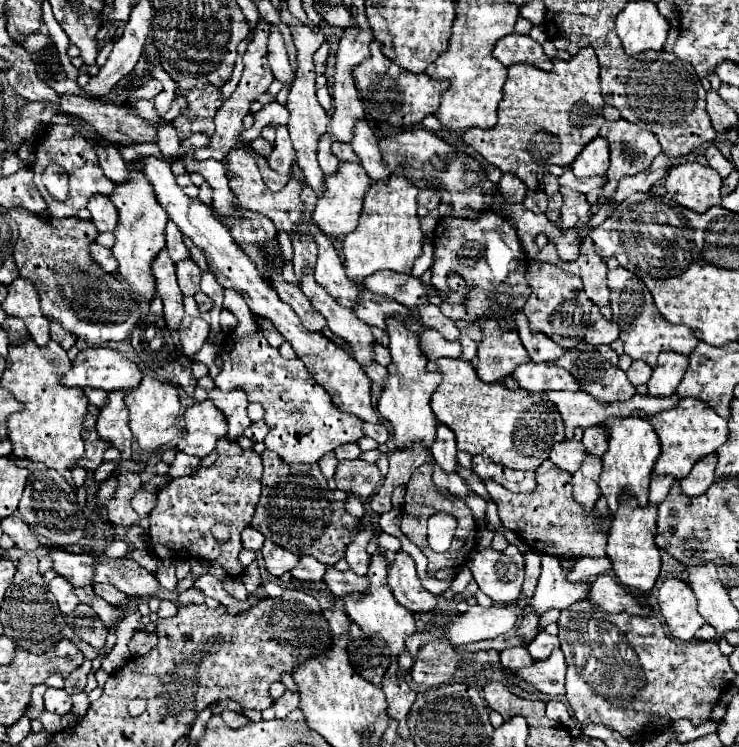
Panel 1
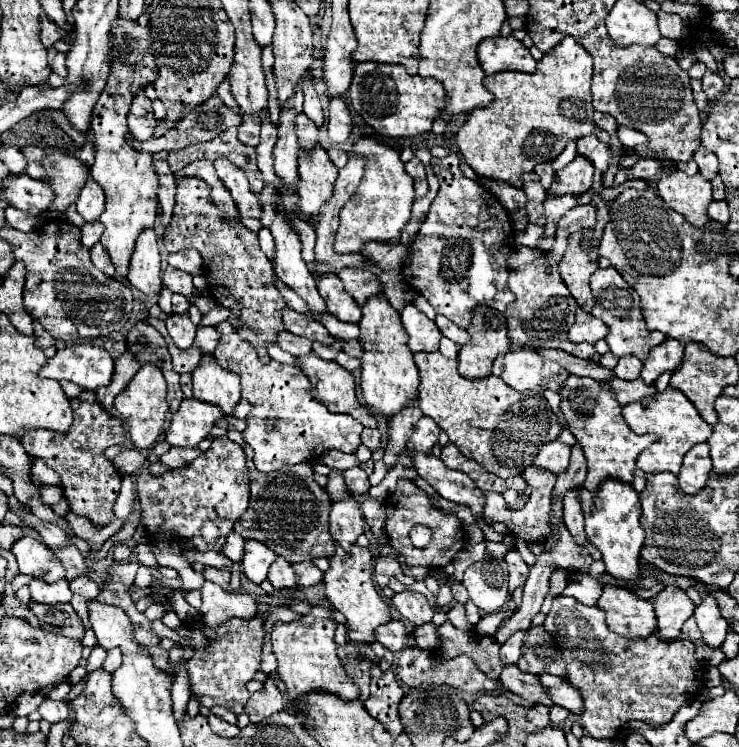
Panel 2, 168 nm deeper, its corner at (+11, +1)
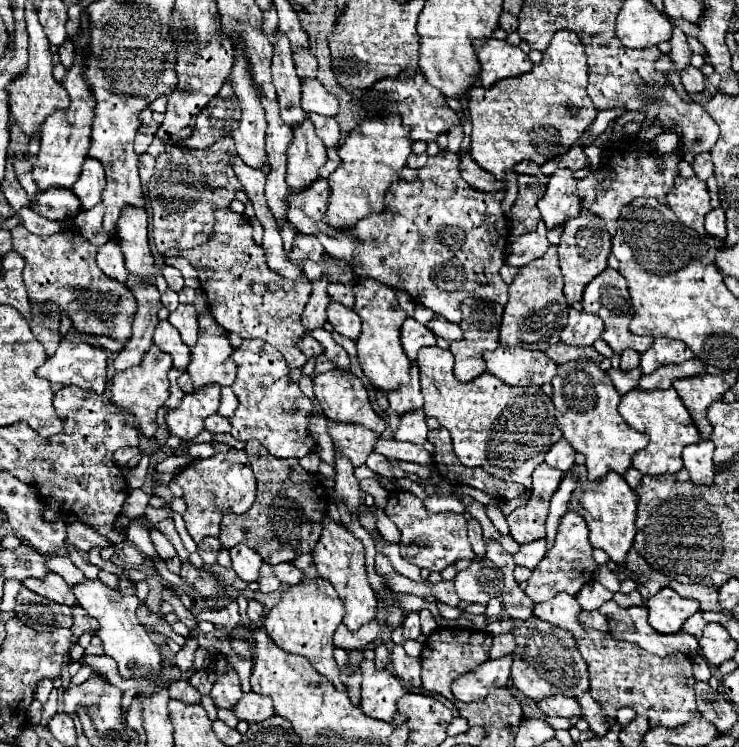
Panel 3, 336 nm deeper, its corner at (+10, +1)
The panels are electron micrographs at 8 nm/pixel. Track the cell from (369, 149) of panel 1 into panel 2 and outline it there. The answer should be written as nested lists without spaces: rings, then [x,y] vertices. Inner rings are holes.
[[[329,100],[329,138],[335,144],[347,142],[353,136],[353,122],[349,116],[349,110],[345,106],[345,102],[339,100]]]

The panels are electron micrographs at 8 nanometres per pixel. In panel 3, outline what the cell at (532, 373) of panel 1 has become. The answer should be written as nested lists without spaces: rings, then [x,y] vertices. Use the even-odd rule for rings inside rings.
[[[500,346],[482,356],[486,370],[510,386],[542,386],[556,376],[556,362],[546,358],[540,350]]]

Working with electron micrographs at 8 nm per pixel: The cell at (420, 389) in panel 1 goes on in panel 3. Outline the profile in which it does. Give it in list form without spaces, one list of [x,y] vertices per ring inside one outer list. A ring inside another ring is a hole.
[[[360,278],[354,284],[354,312],[358,312],[362,320],[362,334],[356,342],[358,346],[358,362],[368,376],[368,380],[384,392],[398,388],[410,380],[410,360],[406,358],[400,344],[400,326],[408,318],[406,312],[398,306],[398,298],[392,288],[378,280]]]

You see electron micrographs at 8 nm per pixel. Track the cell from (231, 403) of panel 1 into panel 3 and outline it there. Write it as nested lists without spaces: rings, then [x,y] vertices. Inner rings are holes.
[[[210,310],[200,314],[198,322],[198,344],[190,348],[192,358],[186,372],[190,374],[196,390],[206,384],[230,386],[236,376],[236,364],[230,360],[234,348],[230,346],[228,332],[216,324]]]

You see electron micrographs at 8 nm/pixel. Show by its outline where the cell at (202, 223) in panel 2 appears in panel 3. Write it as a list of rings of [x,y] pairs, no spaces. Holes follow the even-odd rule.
[[[230,208],[216,210],[212,240],[194,250],[174,250],[174,256],[186,258],[196,268],[200,286],[208,296],[210,310],[218,324],[242,338],[262,338],[272,344],[284,354],[288,368],[302,368],[306,364],[308,358],[296,344],[304,336],[300,316],[312,286],[306,278],[290,280],[268,268],[264,250],[252,240],[252,224],[248,218]]]

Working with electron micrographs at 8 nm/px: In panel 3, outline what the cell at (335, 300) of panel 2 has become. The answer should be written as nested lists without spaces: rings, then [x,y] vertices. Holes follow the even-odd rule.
[[[342,304],[328,306],[328,322],[334,330],[350,340],[358,340],[360,336],[360,318],[352,308],[342,308]]]

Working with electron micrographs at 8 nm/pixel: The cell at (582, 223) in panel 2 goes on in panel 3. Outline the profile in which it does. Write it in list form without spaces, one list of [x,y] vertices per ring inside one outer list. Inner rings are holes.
[[[548,248],[548,252],[520,268],[514,282],[510,284],[510,300],[504,306],[502,326],[500,326],[500,344],[504,346],[520,346],[526,350],[546,350],[552,344],[560,342],[560,332],[566,326],[568,304],[562,296],[562,272],[556,248]]]

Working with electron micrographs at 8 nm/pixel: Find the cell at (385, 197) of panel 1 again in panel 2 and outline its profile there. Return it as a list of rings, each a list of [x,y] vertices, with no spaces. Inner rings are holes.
[[[361,138],[351,148],[353,154],[367,158],[367,168],[361,178],[357,192],[347,200],[339,212],[339,230],[335,234],[333,250],[337,254],[361,252],[369,242],[399,244],[401,230],[411,218],[413,206],[413,178],[405,172],[403,162],[399,160],[399,150],[387,144],[379,144],[369,138]]]

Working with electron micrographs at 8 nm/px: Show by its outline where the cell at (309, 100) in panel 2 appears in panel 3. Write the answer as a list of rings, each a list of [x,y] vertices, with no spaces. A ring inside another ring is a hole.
[[[308,116],[316,128],[318,138],[326,148],[338,148],[340,140],[340,128],[334,118],[322,118],[322,116]]]

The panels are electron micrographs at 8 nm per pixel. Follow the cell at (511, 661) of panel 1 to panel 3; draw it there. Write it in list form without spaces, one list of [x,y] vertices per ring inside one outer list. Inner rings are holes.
[[[550,696],[550,700],[542,700],[542,704],[538,704],[540,710],[546,716],[564,716],[564,718],[582,718],[582,710],[580,704],[576,700],[564,698],[564,696]]]

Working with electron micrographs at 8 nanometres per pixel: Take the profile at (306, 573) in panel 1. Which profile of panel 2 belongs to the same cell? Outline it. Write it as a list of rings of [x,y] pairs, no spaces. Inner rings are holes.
[[[279,558],[273,562],[273,566],[269,568],[269,576],[267,580],[273,584],[273,588],[293,588],[297,586],[297,574],[293,570],[293,564],[285,558]]]

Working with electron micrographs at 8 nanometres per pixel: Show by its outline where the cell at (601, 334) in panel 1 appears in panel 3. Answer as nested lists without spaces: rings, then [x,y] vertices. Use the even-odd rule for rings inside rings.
[[[570,308],[568,314],[568,324],[560,332],[560,342],[562,344],[572,344],[572,346],[592,346],[594,340],[602,336],[602,320],[594,314],[576,312]]]

